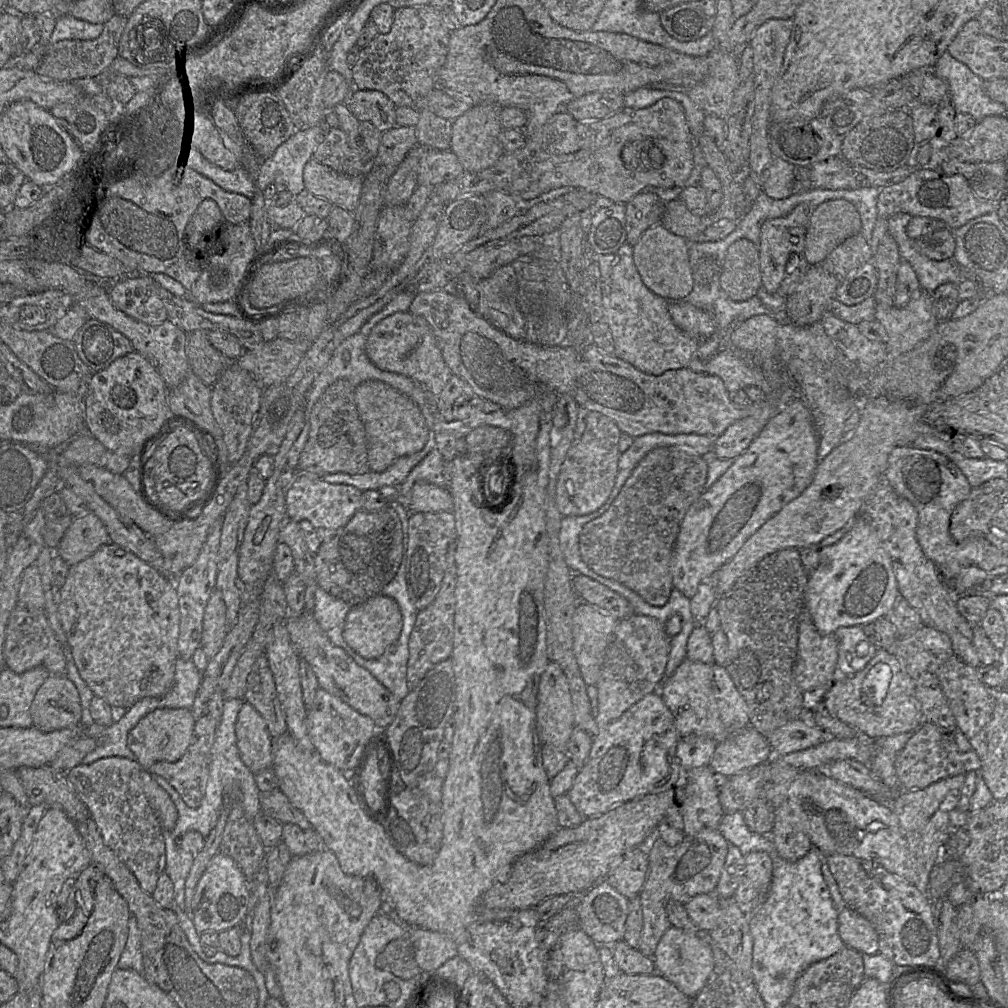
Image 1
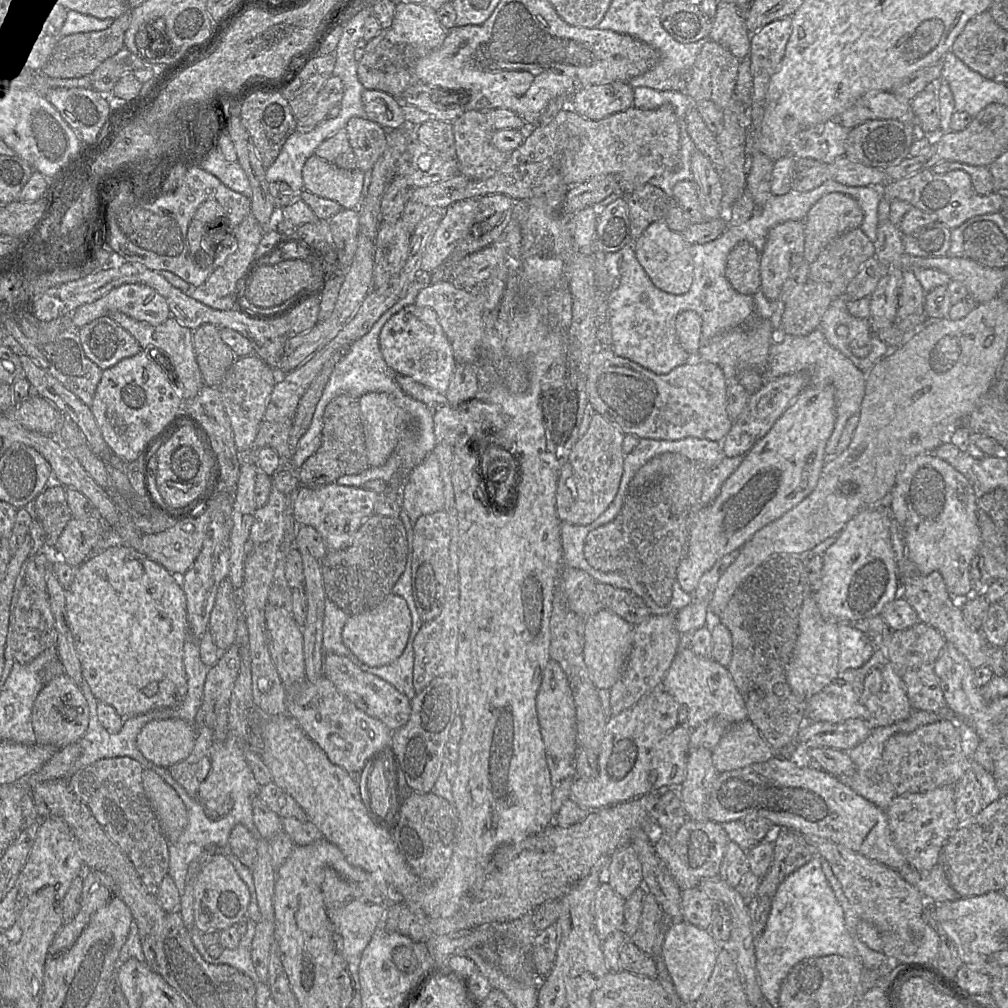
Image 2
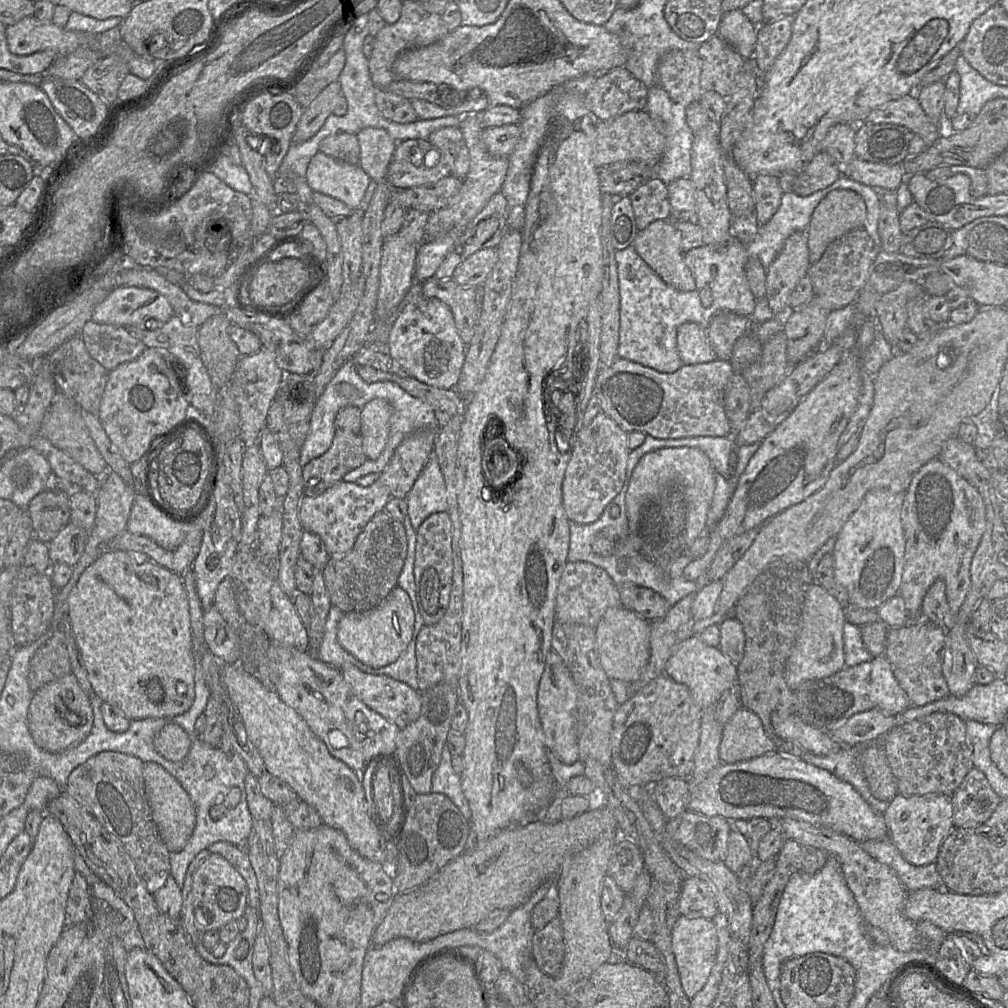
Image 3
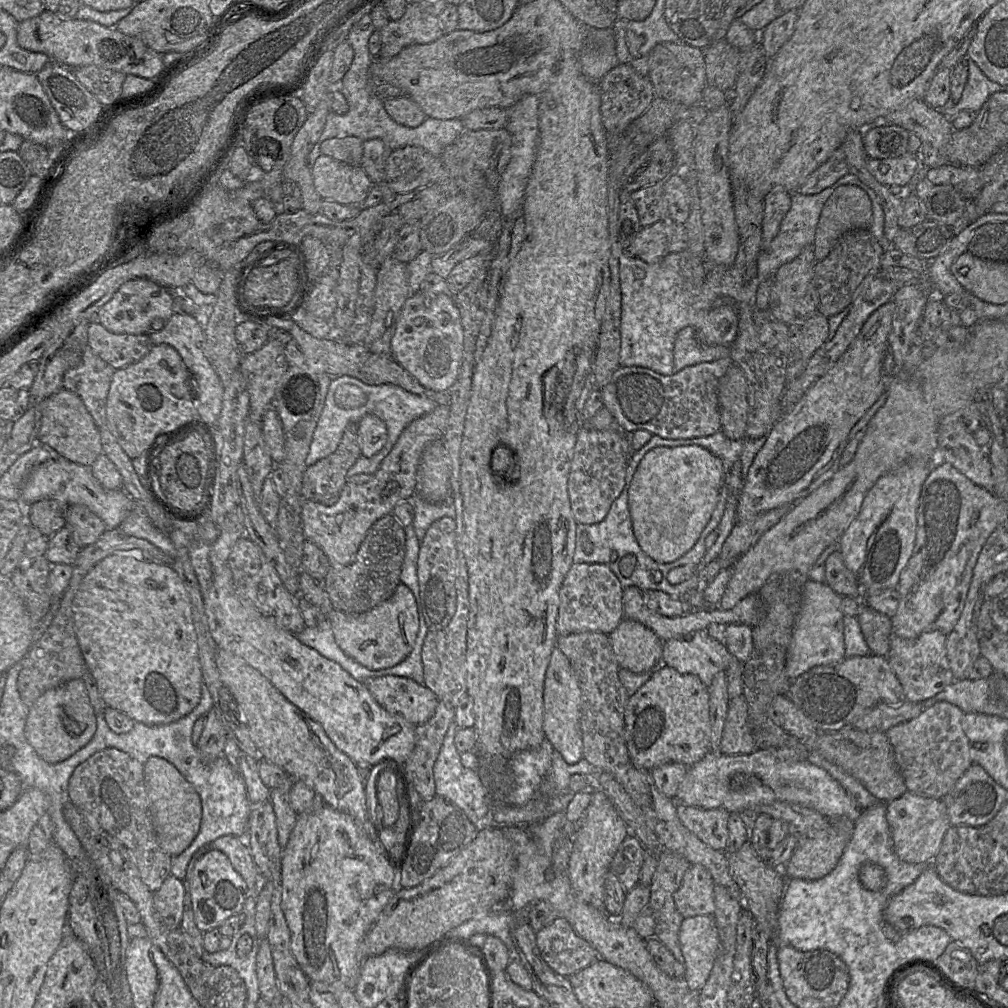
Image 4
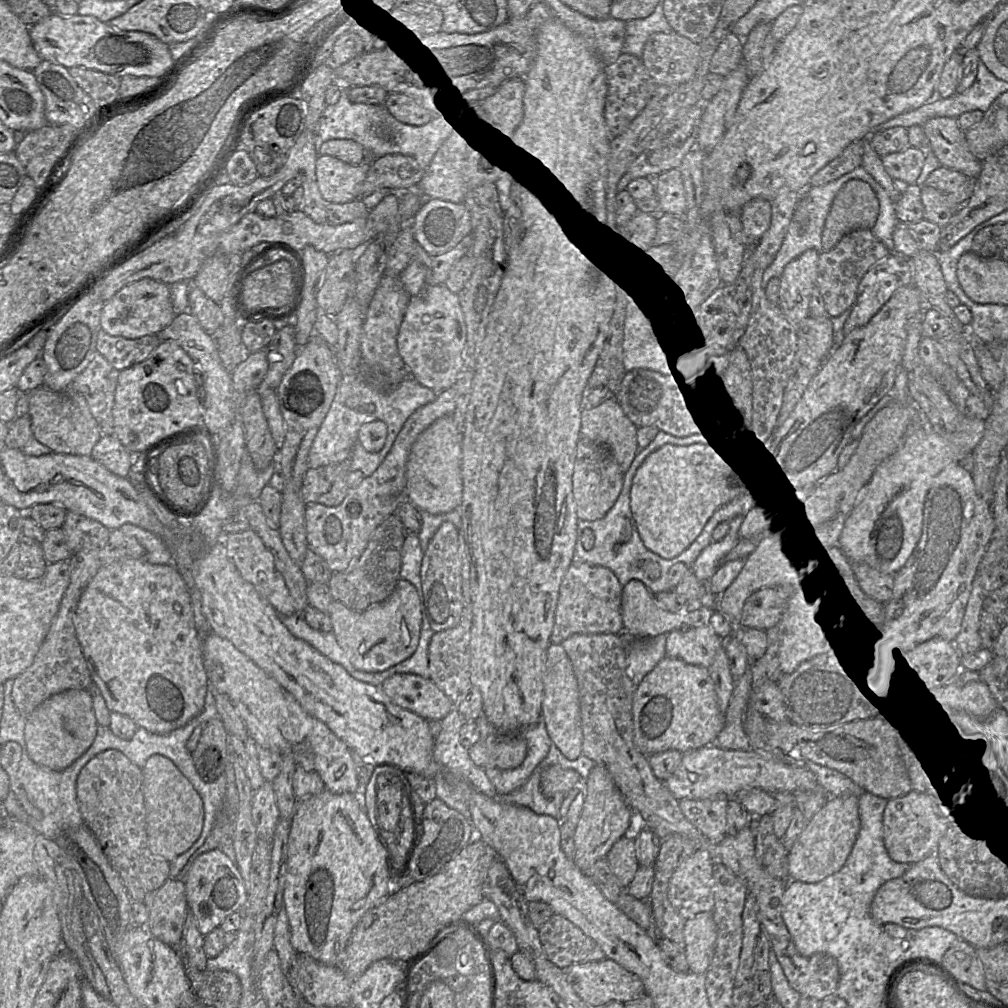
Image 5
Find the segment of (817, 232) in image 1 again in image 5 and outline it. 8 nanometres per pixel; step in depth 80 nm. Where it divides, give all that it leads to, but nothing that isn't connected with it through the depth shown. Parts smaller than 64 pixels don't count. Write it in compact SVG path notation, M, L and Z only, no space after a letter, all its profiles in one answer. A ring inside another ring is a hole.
M851 180L836 194L822 232L821 253L831 251L848 233L872 229L879 215L879 201L866 182Z

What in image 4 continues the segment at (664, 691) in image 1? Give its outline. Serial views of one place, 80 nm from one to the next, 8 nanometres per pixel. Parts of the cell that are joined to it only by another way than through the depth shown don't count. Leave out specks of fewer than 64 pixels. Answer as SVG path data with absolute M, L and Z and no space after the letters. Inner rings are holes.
M707 630L662 643L662 664L698 676L707 687L718 672L727 670L732 658L725 644L710 637Z

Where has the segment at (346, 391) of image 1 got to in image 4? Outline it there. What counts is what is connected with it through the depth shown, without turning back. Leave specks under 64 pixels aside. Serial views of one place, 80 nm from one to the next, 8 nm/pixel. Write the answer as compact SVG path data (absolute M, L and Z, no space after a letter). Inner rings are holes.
M350 423L335 452L305 468L302 477L303 499L328 506L335 504L348 482L348 471L360 455L358 424Z

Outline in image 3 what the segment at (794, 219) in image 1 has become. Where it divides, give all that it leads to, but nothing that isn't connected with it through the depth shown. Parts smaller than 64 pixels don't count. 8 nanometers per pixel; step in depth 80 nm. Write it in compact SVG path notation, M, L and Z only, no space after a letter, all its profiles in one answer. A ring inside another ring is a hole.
M795 232L766 270L766 298L774 317L784 317L790 309L789 297L811 266L806 232Z

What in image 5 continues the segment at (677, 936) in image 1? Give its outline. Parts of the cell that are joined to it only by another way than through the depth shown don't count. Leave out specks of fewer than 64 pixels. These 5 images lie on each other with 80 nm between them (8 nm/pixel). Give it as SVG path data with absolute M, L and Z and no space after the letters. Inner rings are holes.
M712 912L698 913L684 924L684 949L691 973L706 974L717 940Z

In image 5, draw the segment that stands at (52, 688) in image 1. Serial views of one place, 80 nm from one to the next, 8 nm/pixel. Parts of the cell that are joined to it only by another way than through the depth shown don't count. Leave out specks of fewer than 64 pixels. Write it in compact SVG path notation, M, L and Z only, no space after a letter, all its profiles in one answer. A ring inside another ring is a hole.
M67 689L41 702L27 716L24 739L29 757L37 764L62 770L76 760L92 743L97 721L87 689Z

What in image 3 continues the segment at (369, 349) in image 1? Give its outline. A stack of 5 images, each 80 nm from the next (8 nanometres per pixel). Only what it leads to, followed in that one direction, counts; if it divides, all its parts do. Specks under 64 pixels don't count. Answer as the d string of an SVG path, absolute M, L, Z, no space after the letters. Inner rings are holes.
M416 295L397 315L387 340L387 352L416 380L440 389L454 389L465 357L463 343L449 306L437 298Z

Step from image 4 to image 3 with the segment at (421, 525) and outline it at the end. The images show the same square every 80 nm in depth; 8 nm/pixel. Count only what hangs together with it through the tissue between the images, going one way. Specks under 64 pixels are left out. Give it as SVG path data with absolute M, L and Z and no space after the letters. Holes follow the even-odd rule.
M434 454L429 457L405 500L408 518L415 532L431 514L447 512L444 477Z

